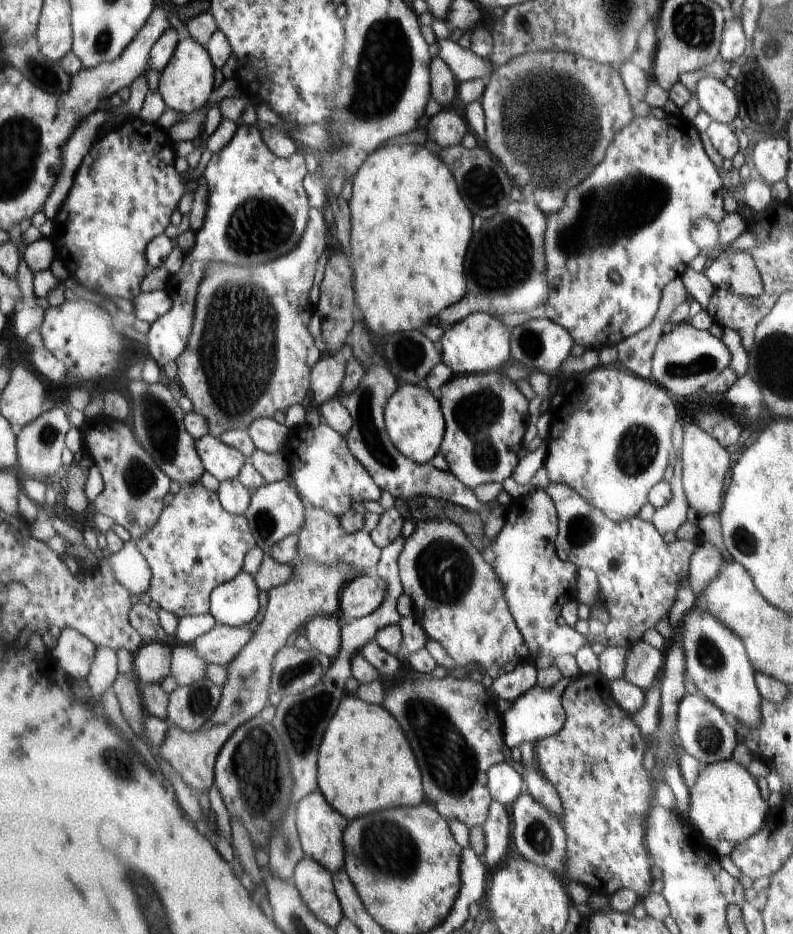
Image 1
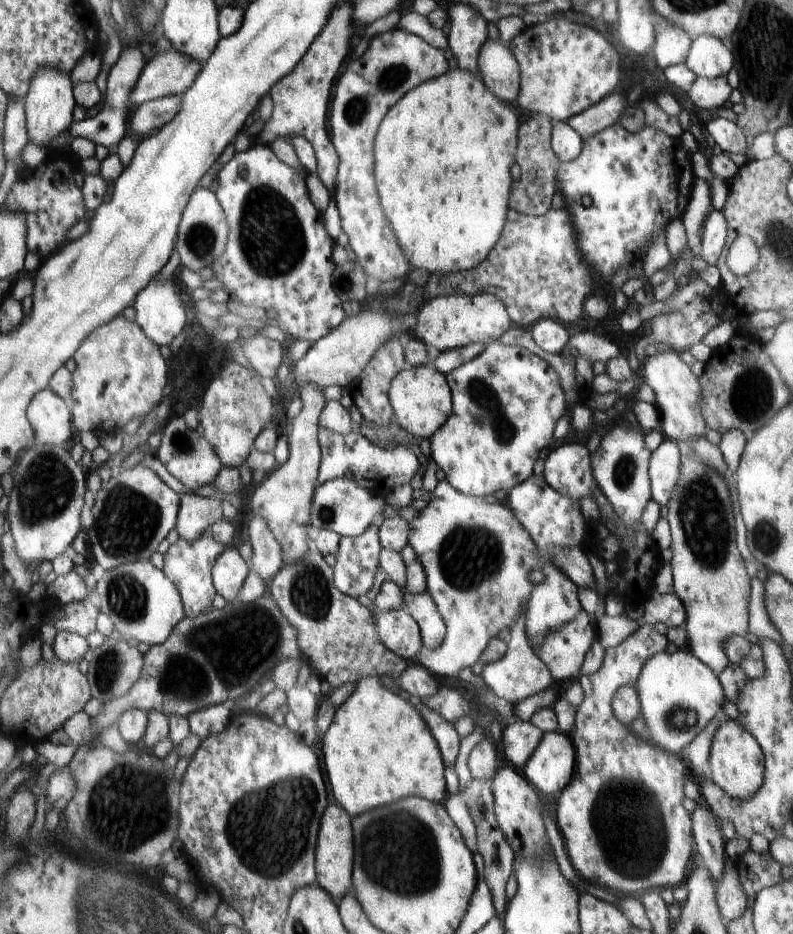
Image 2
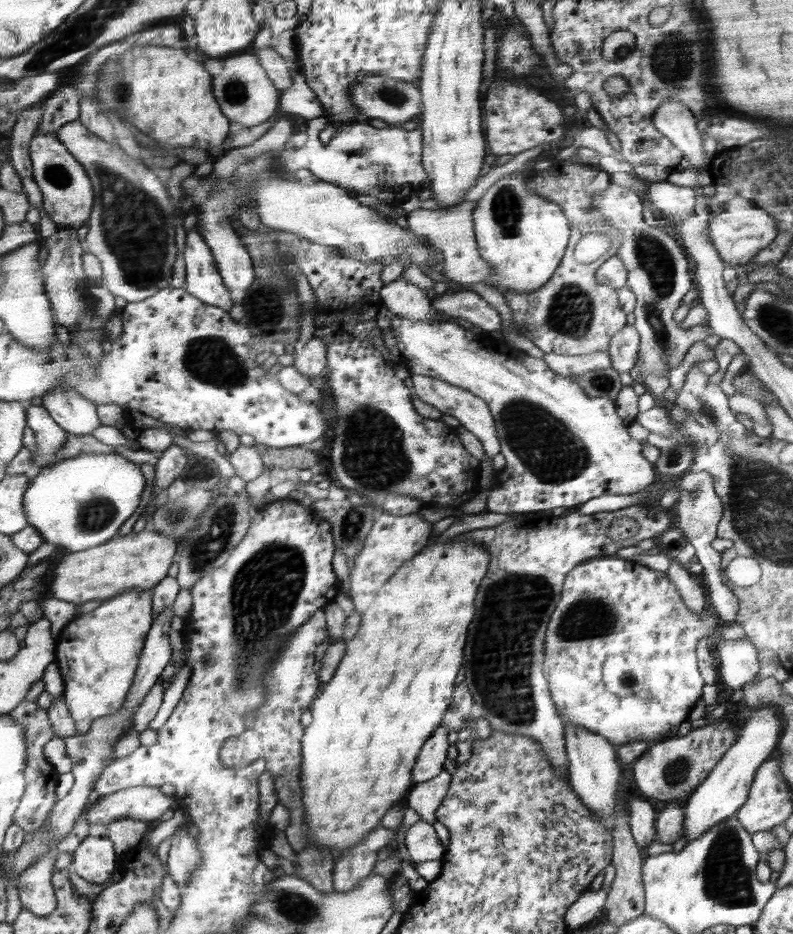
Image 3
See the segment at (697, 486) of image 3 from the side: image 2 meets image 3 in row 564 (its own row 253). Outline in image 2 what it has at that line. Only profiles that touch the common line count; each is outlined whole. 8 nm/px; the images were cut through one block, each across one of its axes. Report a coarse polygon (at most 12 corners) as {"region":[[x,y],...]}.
{"region":[[711,208],[701,228],[701,257],[717,266],[726,245],[726,218]]}

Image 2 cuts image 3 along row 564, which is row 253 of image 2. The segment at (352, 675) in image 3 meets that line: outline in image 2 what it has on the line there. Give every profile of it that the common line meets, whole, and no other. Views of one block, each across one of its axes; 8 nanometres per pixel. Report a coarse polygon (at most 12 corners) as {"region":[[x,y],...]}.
{"region":[[470,72],[378,130],[410,264],[479,266],[510,210],[518,118]]}

